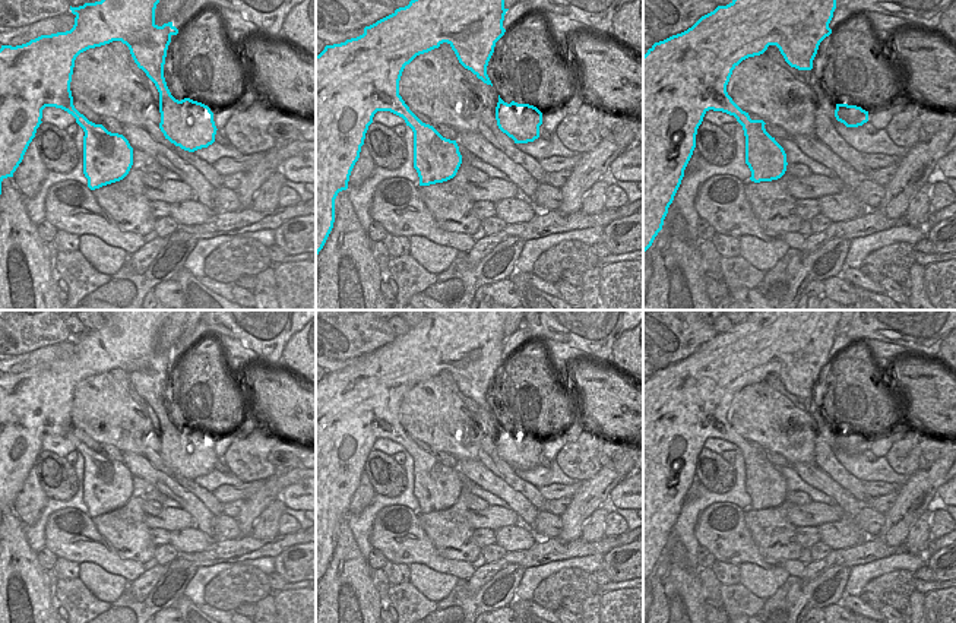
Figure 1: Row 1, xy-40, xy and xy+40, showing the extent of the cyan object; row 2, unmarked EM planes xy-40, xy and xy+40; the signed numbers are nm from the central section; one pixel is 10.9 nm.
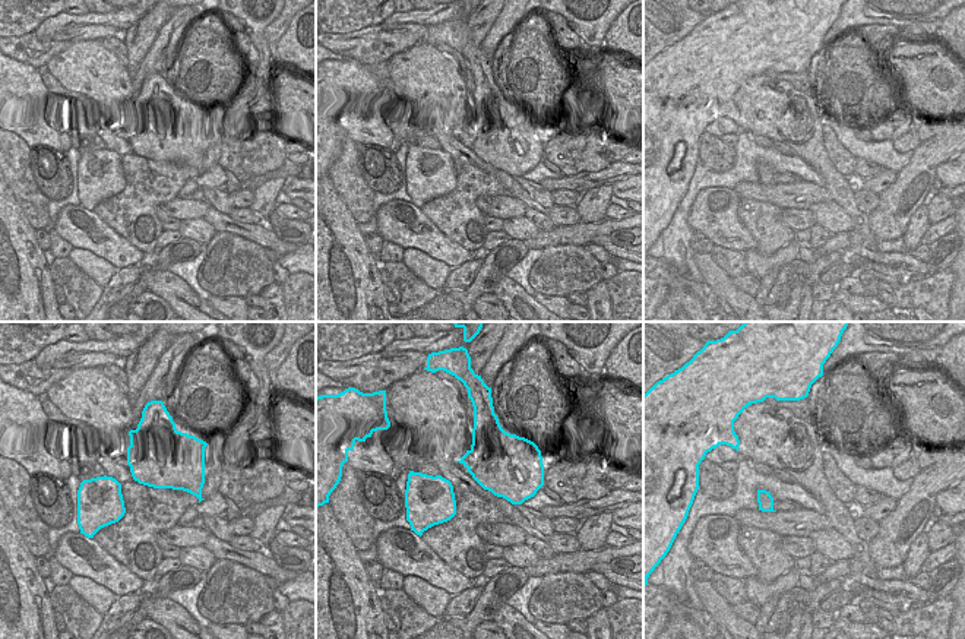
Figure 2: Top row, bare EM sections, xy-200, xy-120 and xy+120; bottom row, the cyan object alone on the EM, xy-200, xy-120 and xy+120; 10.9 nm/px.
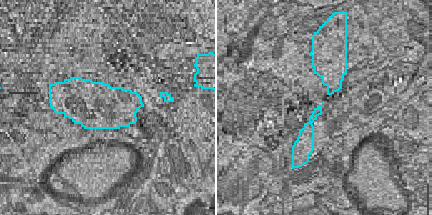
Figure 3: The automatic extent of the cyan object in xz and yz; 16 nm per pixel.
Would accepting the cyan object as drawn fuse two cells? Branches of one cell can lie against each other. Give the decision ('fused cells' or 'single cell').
single cell

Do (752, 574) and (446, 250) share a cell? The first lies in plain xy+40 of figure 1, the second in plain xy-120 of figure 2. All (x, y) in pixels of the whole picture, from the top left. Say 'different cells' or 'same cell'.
different cells

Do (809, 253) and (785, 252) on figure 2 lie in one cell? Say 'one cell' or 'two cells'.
two cells

